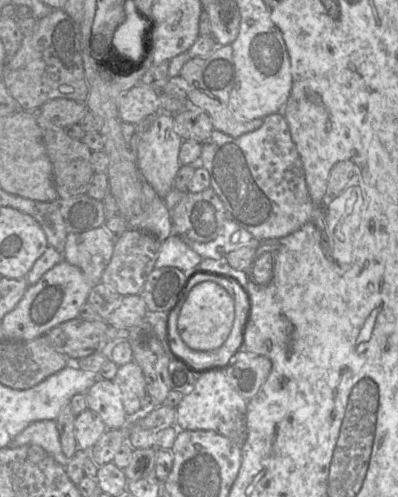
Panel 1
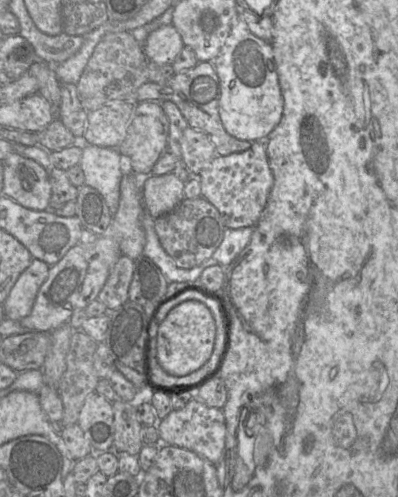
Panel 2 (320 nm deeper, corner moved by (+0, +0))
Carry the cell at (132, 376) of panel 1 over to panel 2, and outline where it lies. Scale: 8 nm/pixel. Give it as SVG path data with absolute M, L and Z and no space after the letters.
M116 399L112 402L114 414L113 449L138 456L143 442L141 439L142 424L137 419L134 403Z

